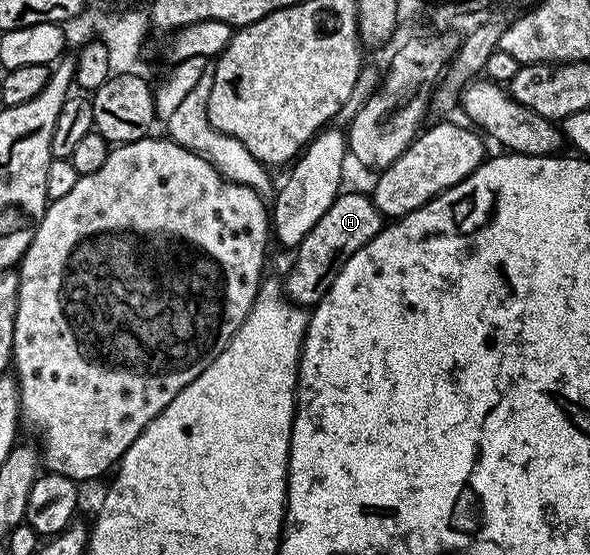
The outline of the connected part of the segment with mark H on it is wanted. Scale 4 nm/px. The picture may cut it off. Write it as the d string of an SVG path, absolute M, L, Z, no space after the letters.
M347 190L338 194L326 213L318 218L318 223L295 248L296 260L293 261L288 276L283 276L282 279L285 296L298 307L315 308L330 289L334 277L338 277L344 262L354 253L358 253L358 249L367 245L380 230L380 210L367 194L359 195L356 191Z

